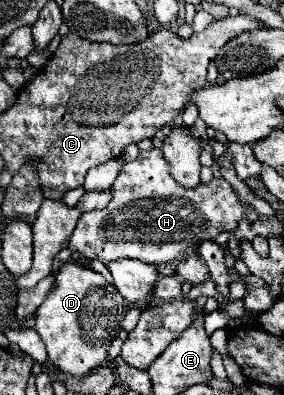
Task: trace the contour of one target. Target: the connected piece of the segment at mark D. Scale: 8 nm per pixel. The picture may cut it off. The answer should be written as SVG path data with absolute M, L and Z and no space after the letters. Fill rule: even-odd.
M75 261L61 263L55 275L55 287L47 293L45 301L37 309L35 331L41 335L49 361L69 375L87 375L97 365L105 363L111 341L121 331L125 313L125 299L107 283L107 279Z

